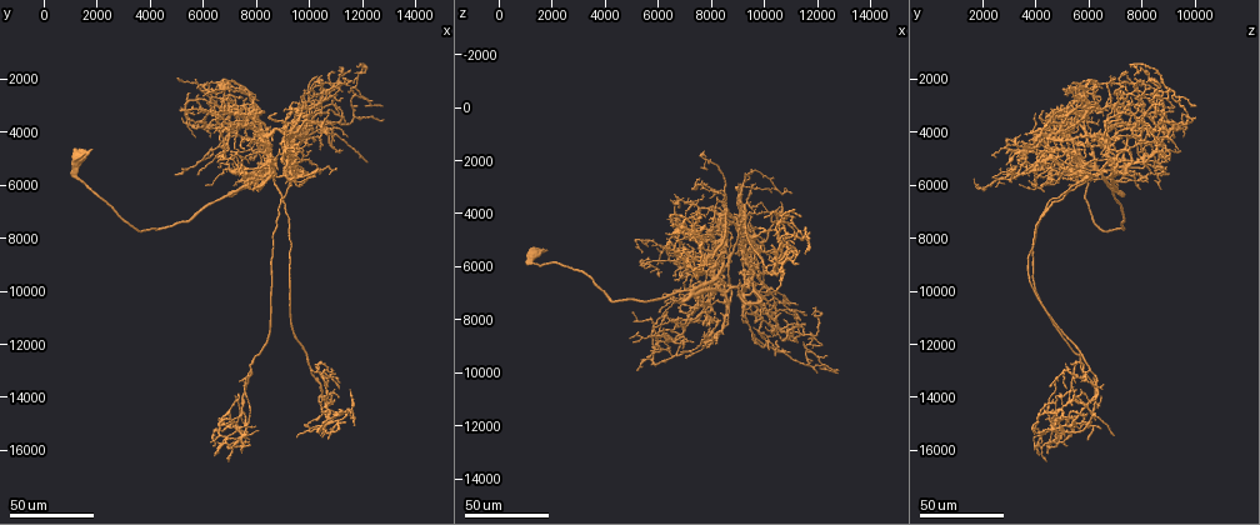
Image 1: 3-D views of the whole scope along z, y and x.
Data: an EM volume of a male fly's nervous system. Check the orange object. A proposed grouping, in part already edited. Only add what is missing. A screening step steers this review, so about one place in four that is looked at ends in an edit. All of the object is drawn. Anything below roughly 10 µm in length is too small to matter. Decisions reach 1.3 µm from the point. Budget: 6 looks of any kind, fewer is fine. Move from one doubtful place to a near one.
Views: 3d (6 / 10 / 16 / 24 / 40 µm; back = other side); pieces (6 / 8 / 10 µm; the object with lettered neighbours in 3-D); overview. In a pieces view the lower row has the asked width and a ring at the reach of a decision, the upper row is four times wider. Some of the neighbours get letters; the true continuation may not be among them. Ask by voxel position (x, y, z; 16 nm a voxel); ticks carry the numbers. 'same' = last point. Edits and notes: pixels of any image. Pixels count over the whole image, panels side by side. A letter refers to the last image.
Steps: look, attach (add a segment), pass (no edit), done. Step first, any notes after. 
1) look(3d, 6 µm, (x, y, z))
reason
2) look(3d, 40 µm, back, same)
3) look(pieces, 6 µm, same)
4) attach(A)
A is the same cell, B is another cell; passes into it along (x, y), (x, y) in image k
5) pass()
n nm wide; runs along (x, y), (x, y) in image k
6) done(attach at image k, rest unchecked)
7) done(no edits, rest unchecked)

look(3d, 40 µm, (6900, 5600, 3600))
branch stops here

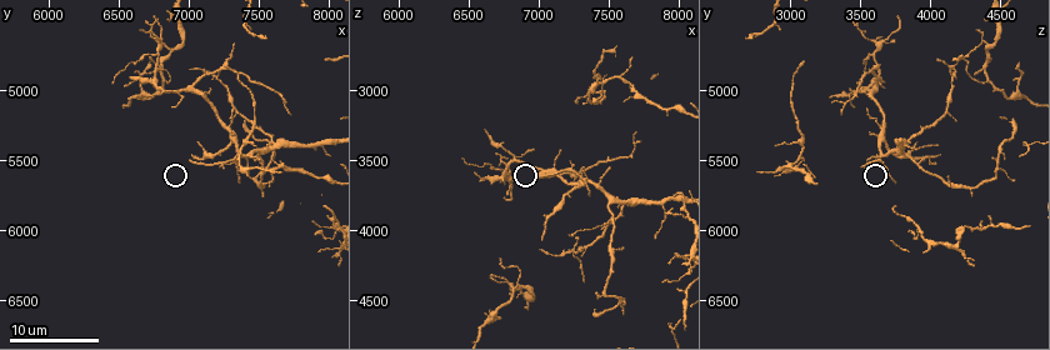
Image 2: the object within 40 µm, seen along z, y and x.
look(pieces, 8 µm, (7020, 5500, 3620))
what lies round it

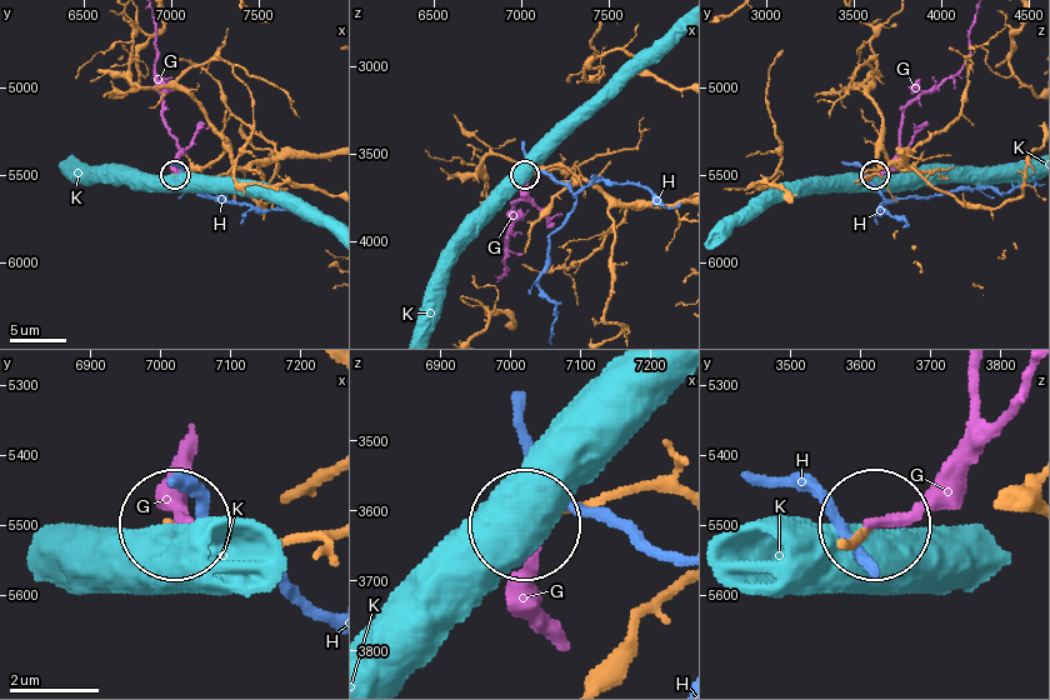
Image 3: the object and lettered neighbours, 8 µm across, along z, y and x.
pass()
G, H and K are other cells; runs along (329, 535), (175, 531) in image 3; none of them fits

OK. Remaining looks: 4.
look(3d, 40 µm, (8900, 5400, 4800))
an open end

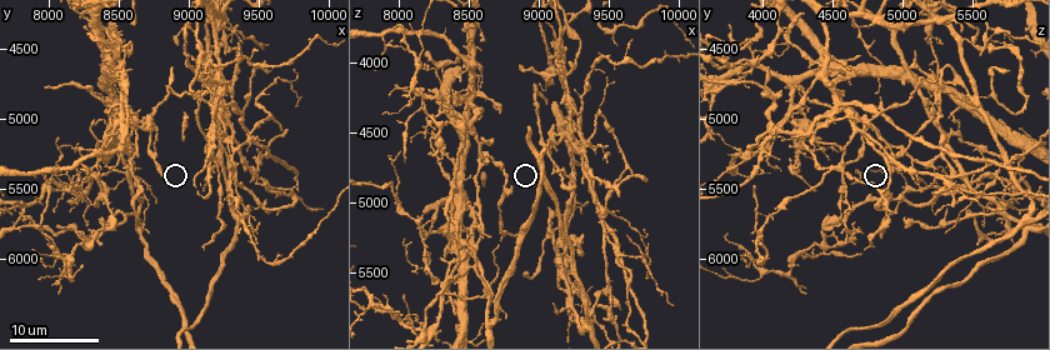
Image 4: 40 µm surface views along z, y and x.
look(pieces, 6 µm, (8800, 5400, 4900))

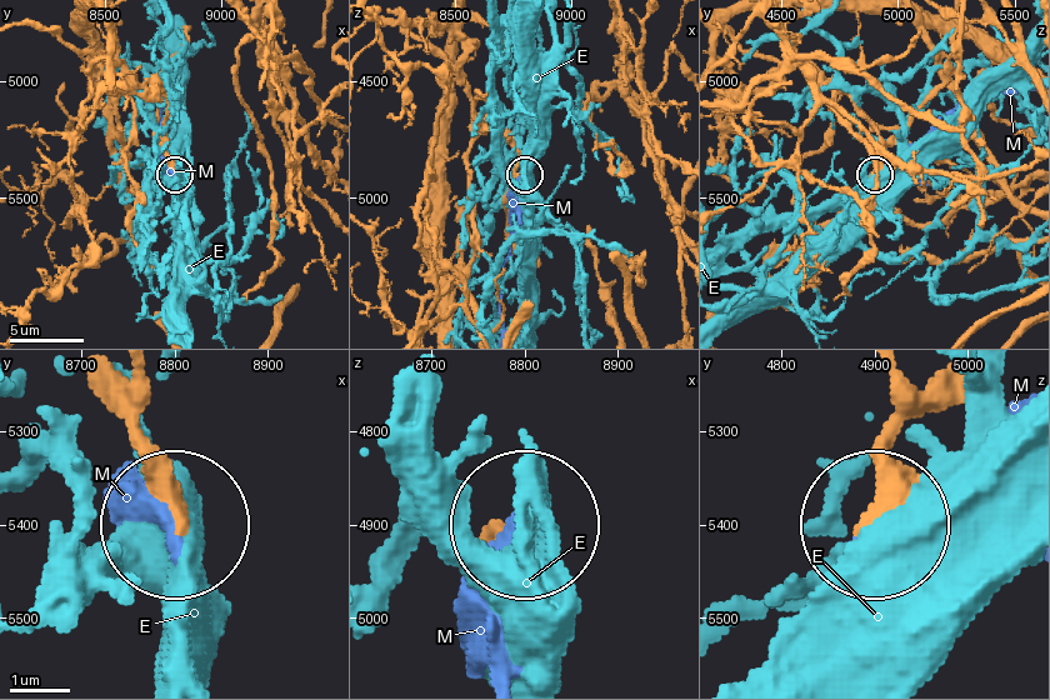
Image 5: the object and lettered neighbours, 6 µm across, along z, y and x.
pass()
270 nm wide; E and M are other cells; runs along (888, 383), (878, 513) in image 5; none of them fits

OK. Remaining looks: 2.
look(3d, 24 µm, (12200, 2600, 9000))
free end

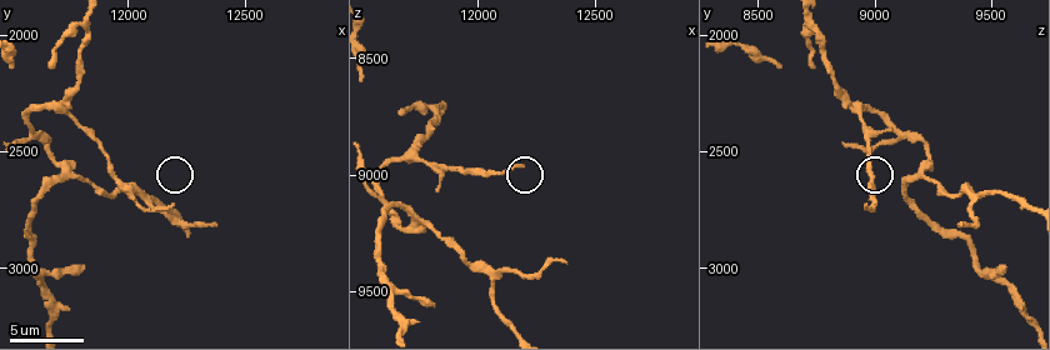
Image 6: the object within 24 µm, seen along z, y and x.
look(pieces, 10 µm, (12180, 2720, 8960))

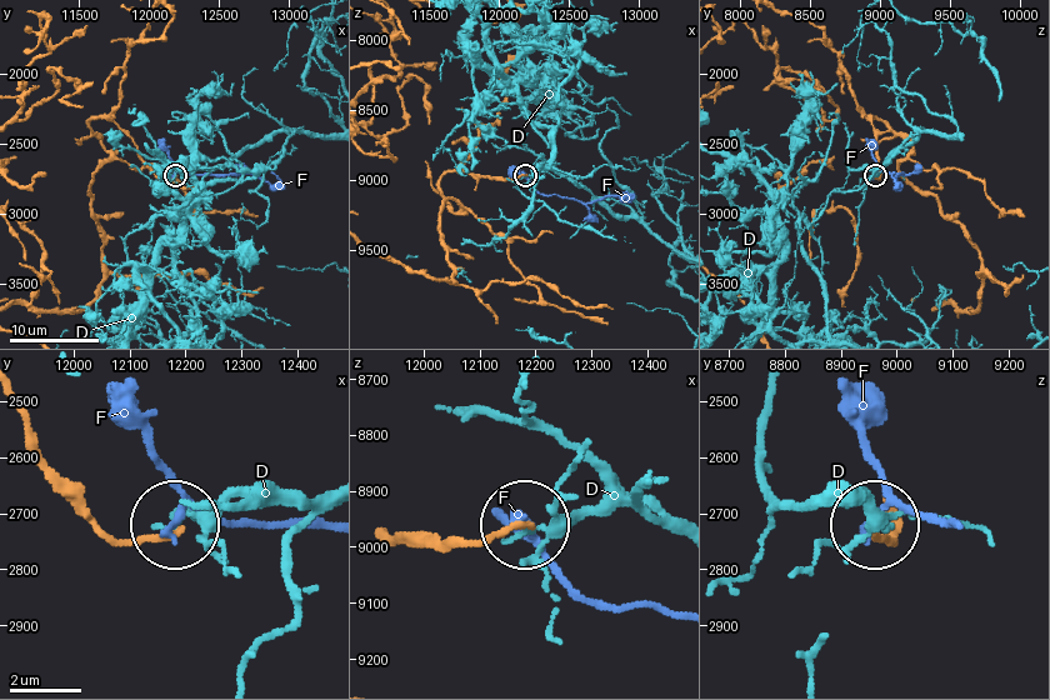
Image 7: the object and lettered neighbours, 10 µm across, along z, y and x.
pass()
170 nm wide; D and F are other cells; runs along (374, 535), (481, 544), (524, 525) in image 7; no lettered segment goes on from it

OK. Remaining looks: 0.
done(no edits, rest unchecked)

